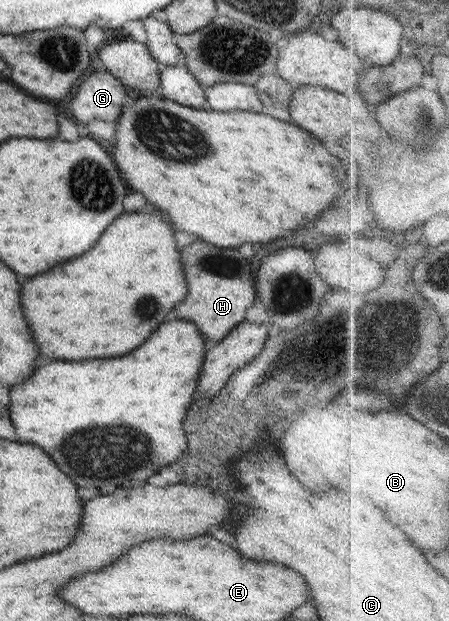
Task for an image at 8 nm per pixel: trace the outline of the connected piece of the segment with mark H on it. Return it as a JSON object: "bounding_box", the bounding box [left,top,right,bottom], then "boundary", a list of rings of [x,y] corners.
{"bounding_box":[175,240,256,341],"boundary":[[[203,240],[181,248],[181,263],[187,281],[187,297],[175,307],[179,319],[191,321],[205,340],[221,341],[245,319],[245,311],[256,301],[255,285],[249,277],[249,261],[235,248],[213,249]]]}

